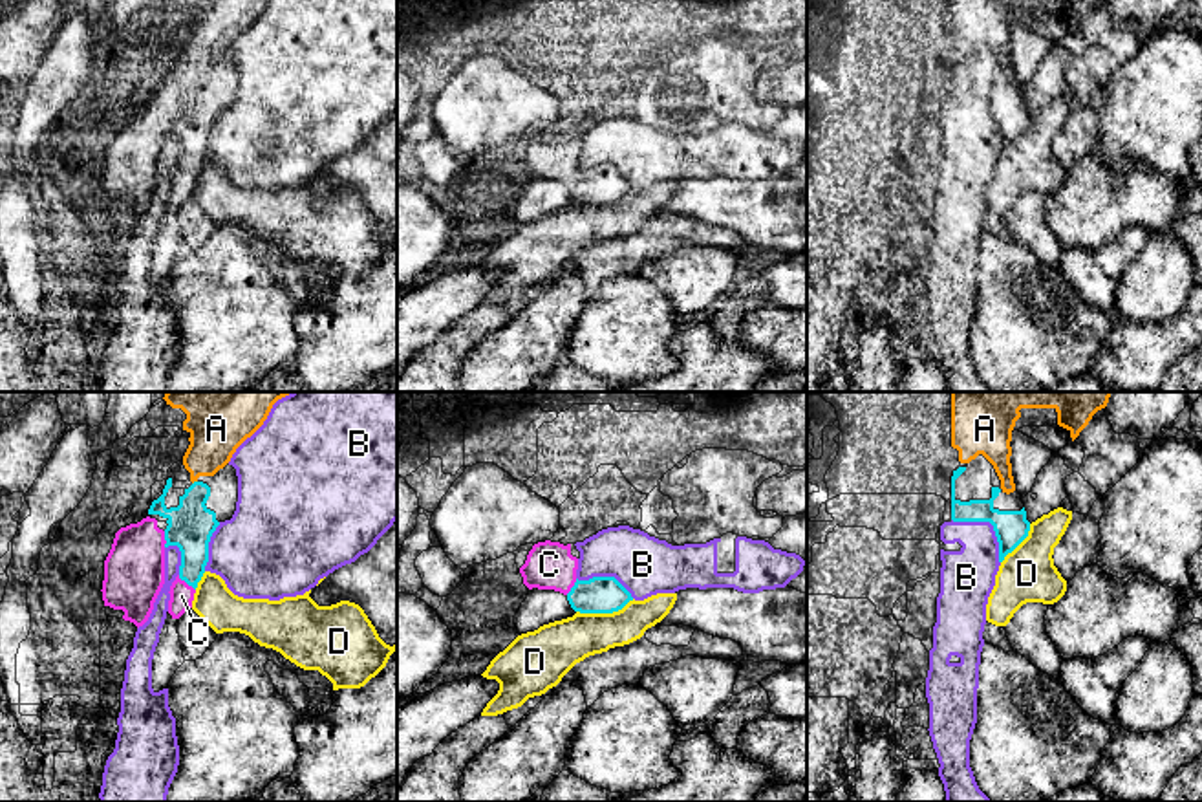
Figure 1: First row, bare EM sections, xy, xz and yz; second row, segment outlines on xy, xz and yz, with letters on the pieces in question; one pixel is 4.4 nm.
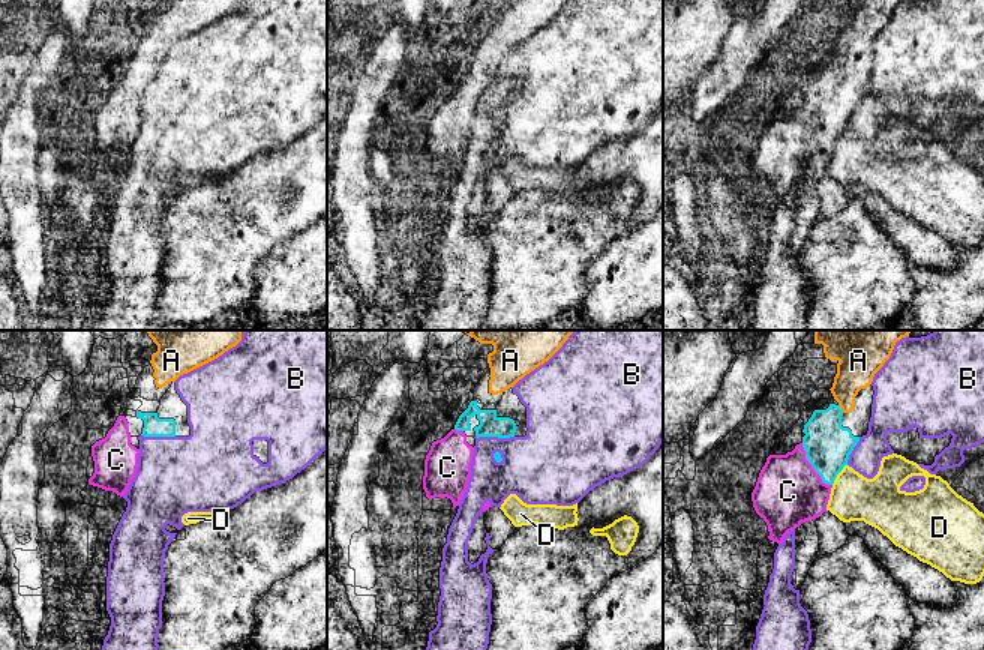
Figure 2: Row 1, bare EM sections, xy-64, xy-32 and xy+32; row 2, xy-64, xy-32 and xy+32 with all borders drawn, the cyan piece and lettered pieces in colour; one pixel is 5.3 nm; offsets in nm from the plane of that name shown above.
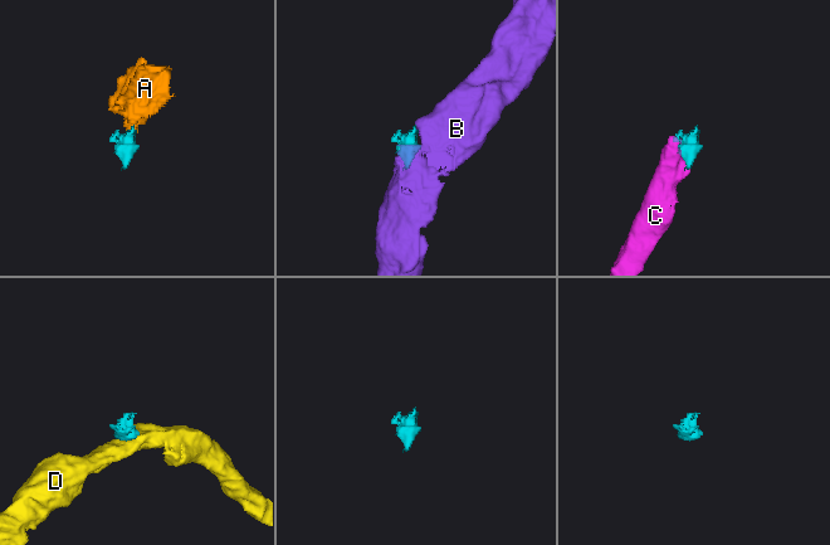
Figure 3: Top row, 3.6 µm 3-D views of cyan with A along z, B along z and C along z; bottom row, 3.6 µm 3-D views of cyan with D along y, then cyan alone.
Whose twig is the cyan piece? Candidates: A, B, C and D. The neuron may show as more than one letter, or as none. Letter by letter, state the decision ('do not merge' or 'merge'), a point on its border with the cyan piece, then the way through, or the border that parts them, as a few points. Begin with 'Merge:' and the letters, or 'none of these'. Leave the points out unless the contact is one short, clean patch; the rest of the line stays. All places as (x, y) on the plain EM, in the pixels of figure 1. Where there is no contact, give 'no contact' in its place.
Merge: A, C
A: merge; contact xy (194, 72)
B: do not merge; contact yz (990, 112); border yz (952, 108), (987, 110), (998, 132), (999, 152)
C: merge; contact xy (187, 173)
D: do not merge; contact xz (604, 202); border xz (633, 189), (611, 202), (577, 202)

